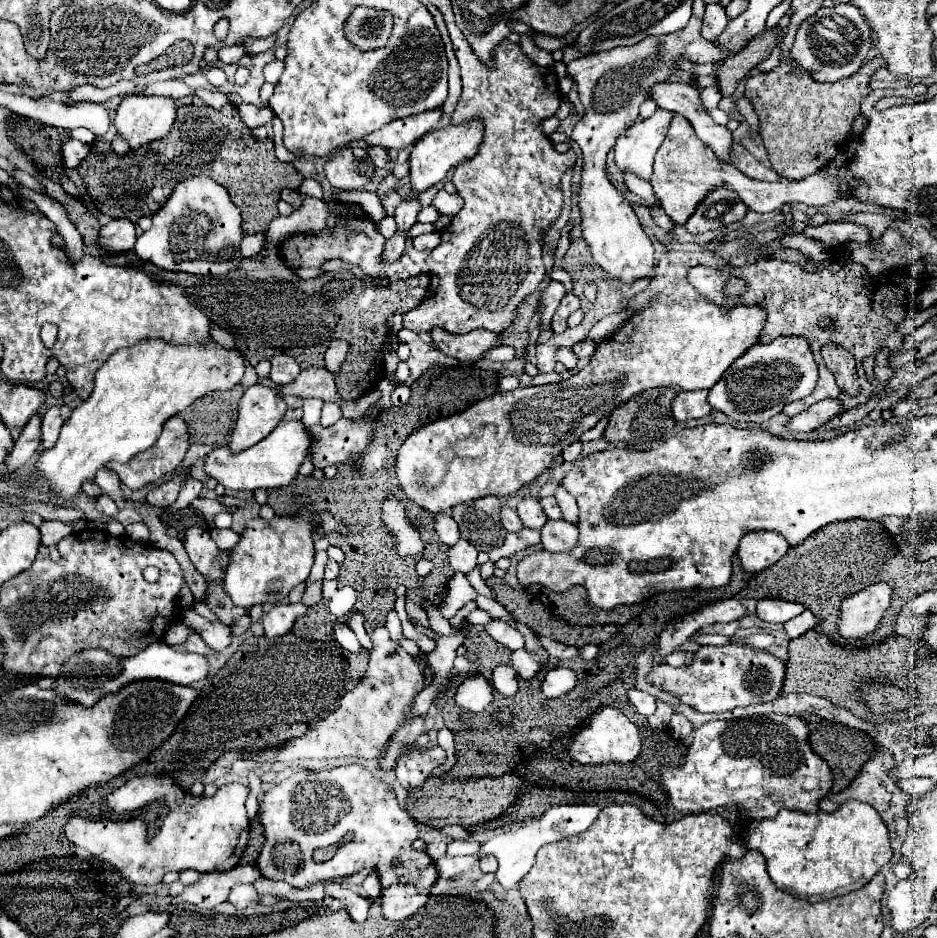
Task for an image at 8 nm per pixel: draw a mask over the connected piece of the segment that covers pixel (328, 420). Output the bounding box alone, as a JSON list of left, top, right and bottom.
[322,403,342,427]

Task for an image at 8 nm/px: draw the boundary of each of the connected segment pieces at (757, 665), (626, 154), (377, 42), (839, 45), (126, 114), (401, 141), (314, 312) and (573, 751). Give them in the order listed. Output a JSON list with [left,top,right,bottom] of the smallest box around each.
[[646,641,786,713],[616,109,674,179],[348,7,392,49],[792,3,872,81],[114,95,176,149],[364,107,444,149],[150,259,430,401],[566,707,640,765]]

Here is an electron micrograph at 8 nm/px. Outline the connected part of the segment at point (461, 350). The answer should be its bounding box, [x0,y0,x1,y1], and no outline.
[432,329,500,361]

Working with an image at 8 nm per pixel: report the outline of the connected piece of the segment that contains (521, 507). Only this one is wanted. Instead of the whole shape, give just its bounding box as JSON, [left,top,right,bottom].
[516,497,548,529]

